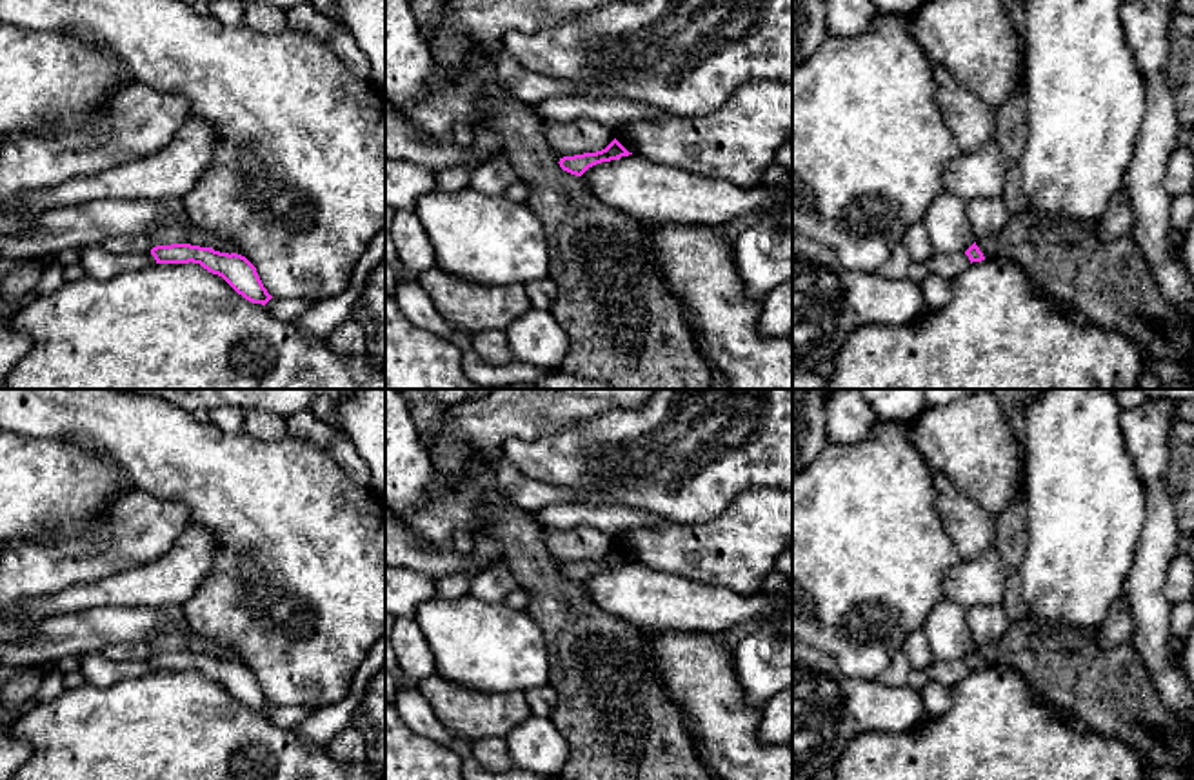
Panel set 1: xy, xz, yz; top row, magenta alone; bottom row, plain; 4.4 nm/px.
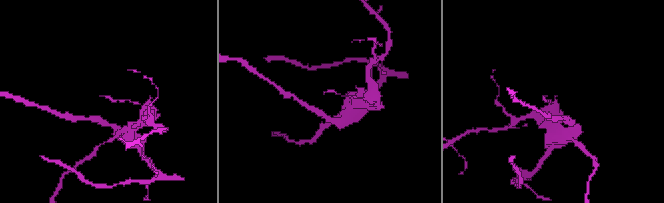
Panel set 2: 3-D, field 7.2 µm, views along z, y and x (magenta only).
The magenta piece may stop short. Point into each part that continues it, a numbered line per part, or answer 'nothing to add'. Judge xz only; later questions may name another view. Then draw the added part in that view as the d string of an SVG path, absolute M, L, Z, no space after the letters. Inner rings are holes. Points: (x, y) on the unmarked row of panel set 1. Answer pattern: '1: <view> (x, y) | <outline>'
nothing to add

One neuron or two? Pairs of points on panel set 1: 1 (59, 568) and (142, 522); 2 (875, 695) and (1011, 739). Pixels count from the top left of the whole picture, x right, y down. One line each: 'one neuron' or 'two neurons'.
1: one neuron
2: two neurons

